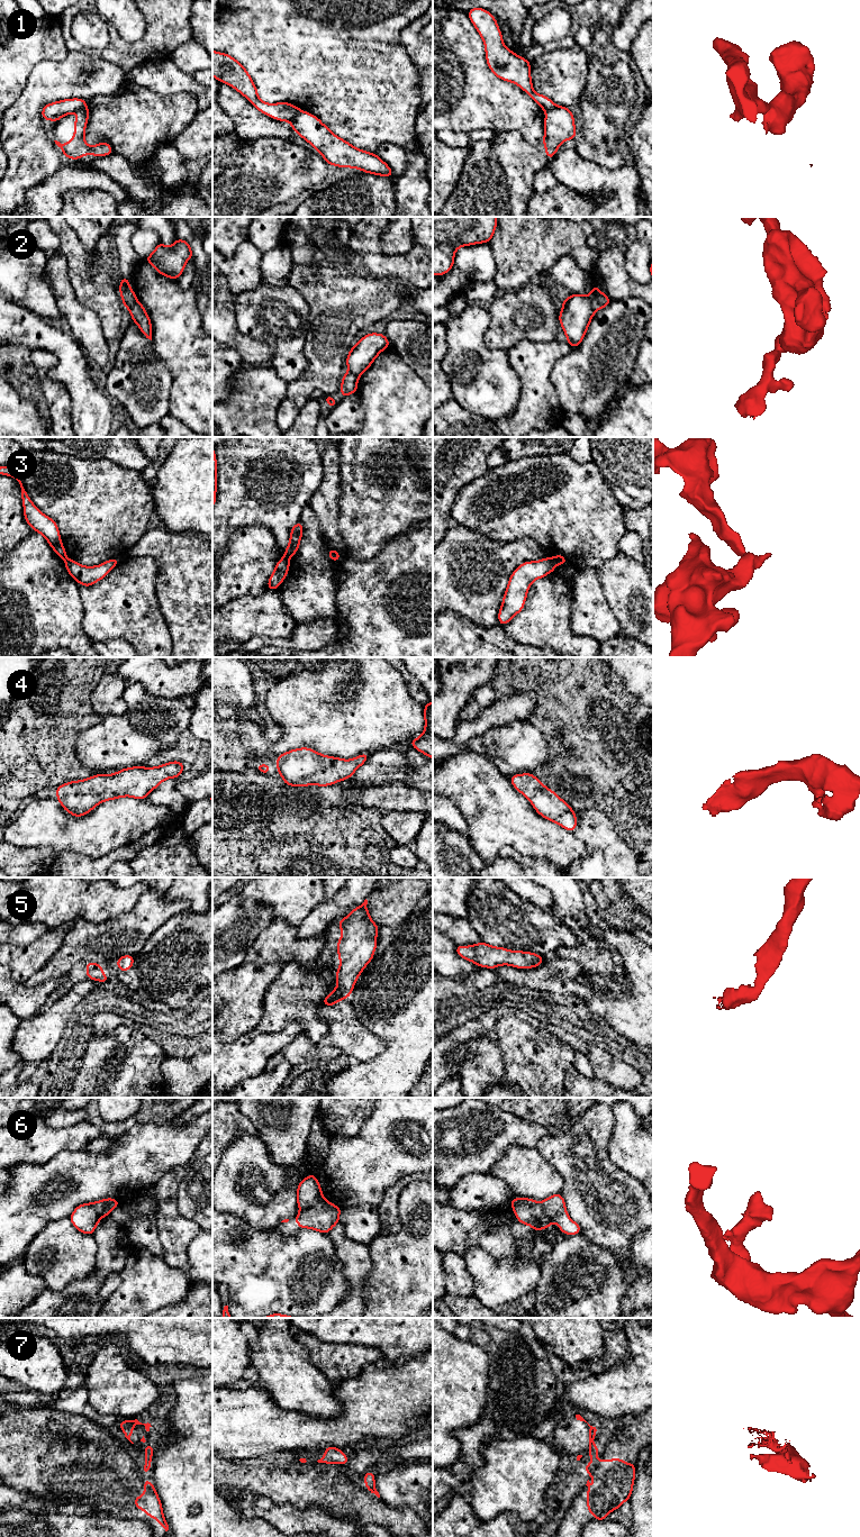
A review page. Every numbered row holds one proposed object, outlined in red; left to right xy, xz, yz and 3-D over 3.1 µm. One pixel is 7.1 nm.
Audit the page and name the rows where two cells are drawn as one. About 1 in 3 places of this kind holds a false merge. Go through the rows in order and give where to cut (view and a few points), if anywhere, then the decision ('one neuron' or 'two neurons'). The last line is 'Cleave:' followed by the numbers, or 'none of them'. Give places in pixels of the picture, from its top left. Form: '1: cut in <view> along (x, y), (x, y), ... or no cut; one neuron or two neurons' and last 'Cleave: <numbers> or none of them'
1: cut in xz along (299, 109), (298, 114), (290, 121); two neurons
2: cut in yz along (587, 297), (595, 311); two neurons
3: cut in yz along (552, 558), (557, 563); two neurons
4: no cut; one neuron
5: no cut; one neuron
6: cut in xz along (324, 1199), (299, 1213); two neurons
7: cut in yz along (591, 1444), (589, 1446); two neurons
Cleave: 1, 2, 3, 6, 7

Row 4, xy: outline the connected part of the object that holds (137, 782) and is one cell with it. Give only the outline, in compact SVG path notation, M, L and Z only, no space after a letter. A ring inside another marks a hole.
M180 761L156 767L134 766L115 774L97 774L85 780L71 781L56 789L56 799L74 817L83 817L101 802L132 797L145 798L164 780L179 777L184 770Z

